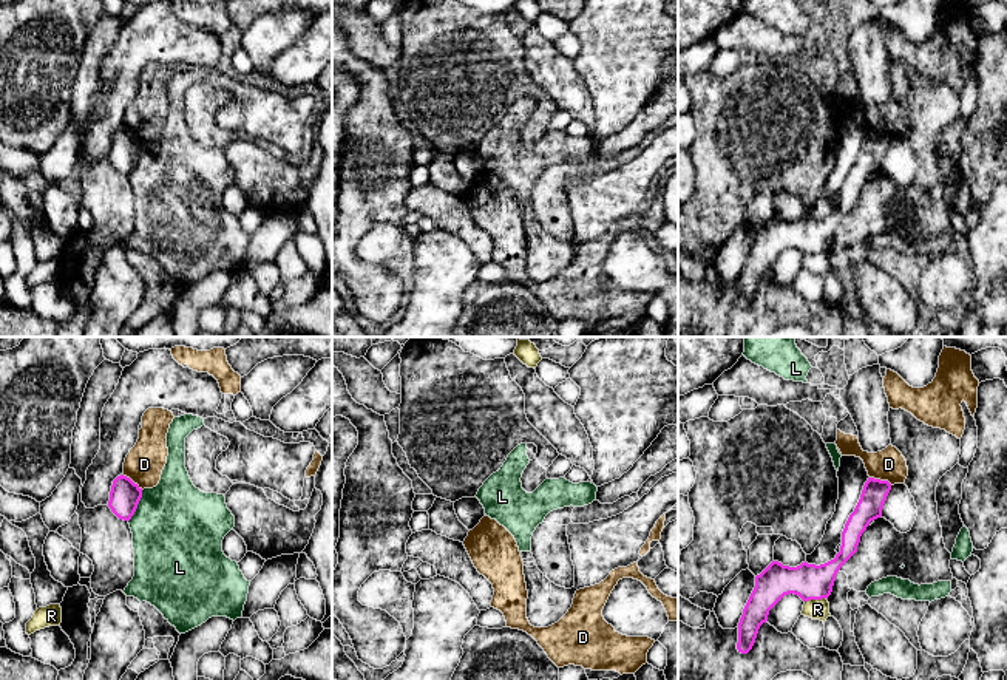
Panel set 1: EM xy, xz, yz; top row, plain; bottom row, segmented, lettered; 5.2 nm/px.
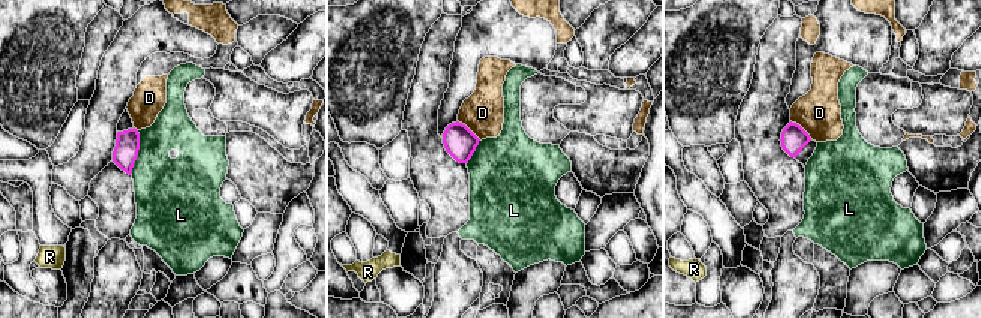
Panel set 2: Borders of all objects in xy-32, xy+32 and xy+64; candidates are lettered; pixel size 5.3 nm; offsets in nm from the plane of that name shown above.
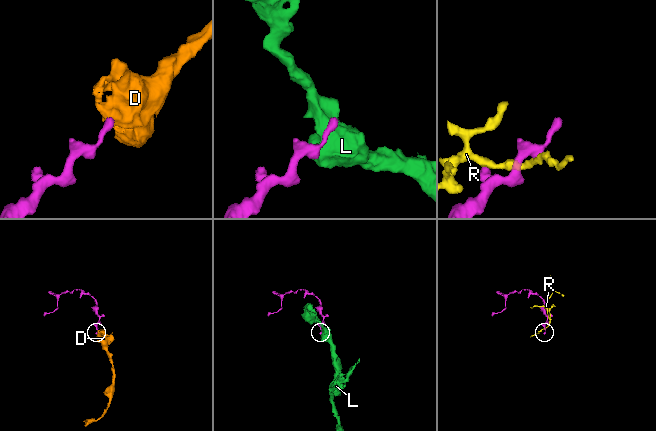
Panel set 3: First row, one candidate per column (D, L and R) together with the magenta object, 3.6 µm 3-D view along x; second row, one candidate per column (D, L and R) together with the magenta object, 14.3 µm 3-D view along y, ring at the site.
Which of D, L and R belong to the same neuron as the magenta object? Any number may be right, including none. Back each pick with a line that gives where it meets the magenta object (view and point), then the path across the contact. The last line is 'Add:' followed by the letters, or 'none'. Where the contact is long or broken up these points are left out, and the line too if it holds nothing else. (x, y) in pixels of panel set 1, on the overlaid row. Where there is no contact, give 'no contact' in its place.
Add: none

